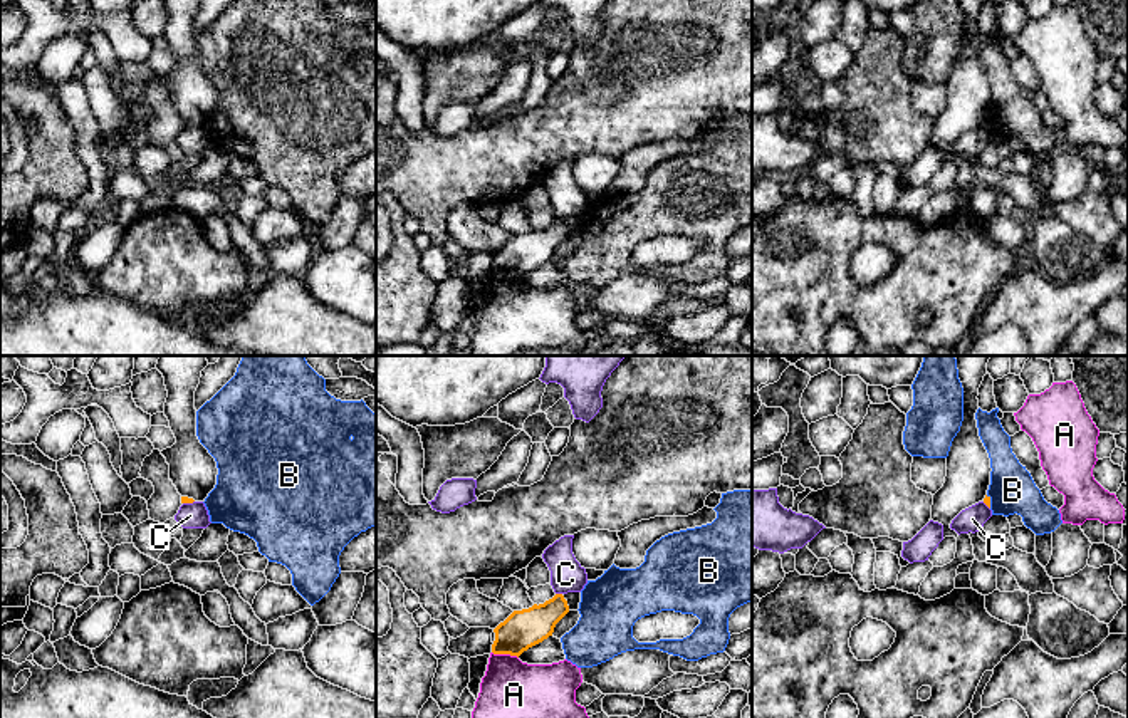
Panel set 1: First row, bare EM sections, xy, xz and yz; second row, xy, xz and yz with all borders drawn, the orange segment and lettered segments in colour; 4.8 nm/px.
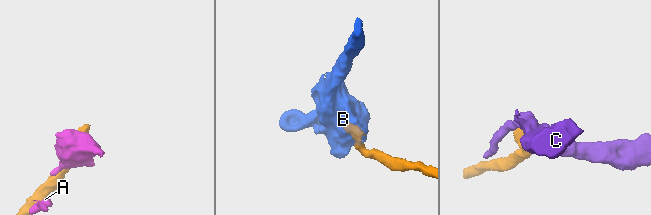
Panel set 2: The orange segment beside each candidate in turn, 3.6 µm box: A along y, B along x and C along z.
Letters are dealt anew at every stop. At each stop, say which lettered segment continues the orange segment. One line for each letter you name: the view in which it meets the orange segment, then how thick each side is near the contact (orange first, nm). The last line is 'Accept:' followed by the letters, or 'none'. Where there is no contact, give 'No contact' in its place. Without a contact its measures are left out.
Accept: none

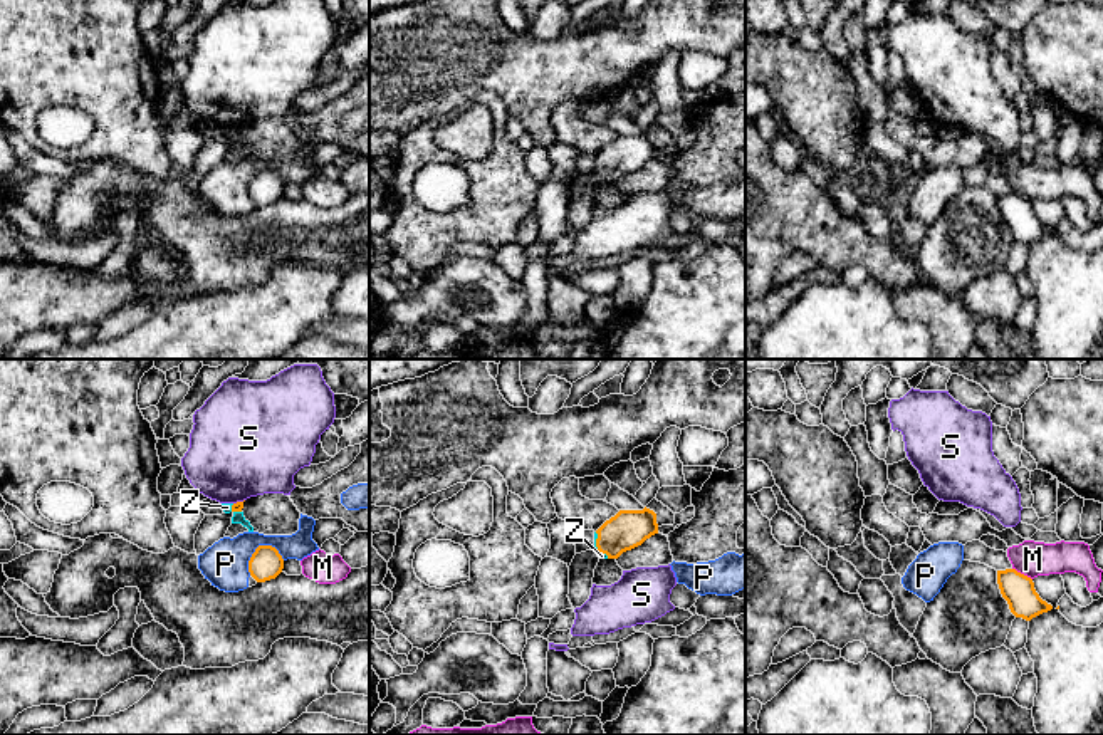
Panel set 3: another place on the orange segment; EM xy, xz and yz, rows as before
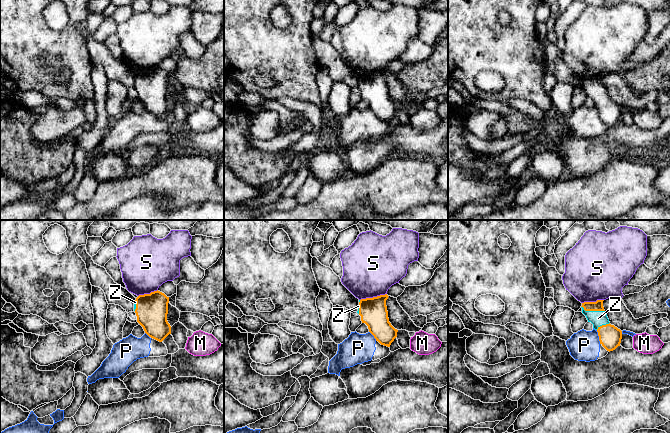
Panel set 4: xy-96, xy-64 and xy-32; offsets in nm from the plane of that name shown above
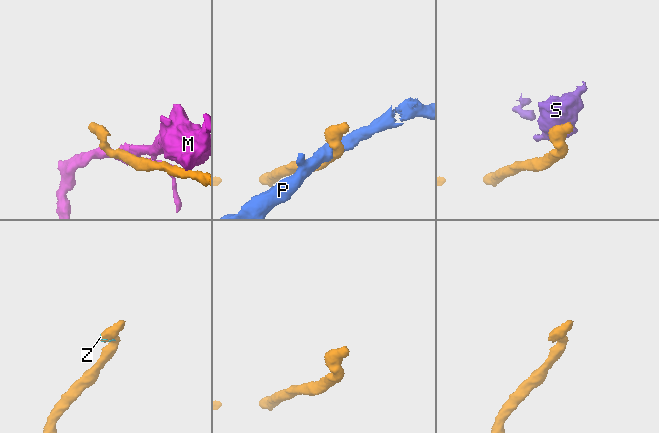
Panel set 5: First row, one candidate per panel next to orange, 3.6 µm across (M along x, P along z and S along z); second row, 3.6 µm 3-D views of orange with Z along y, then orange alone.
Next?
Z: Touches orange in xz. Thickness 190 nm (orange) against 30 nm
Accept: Z

